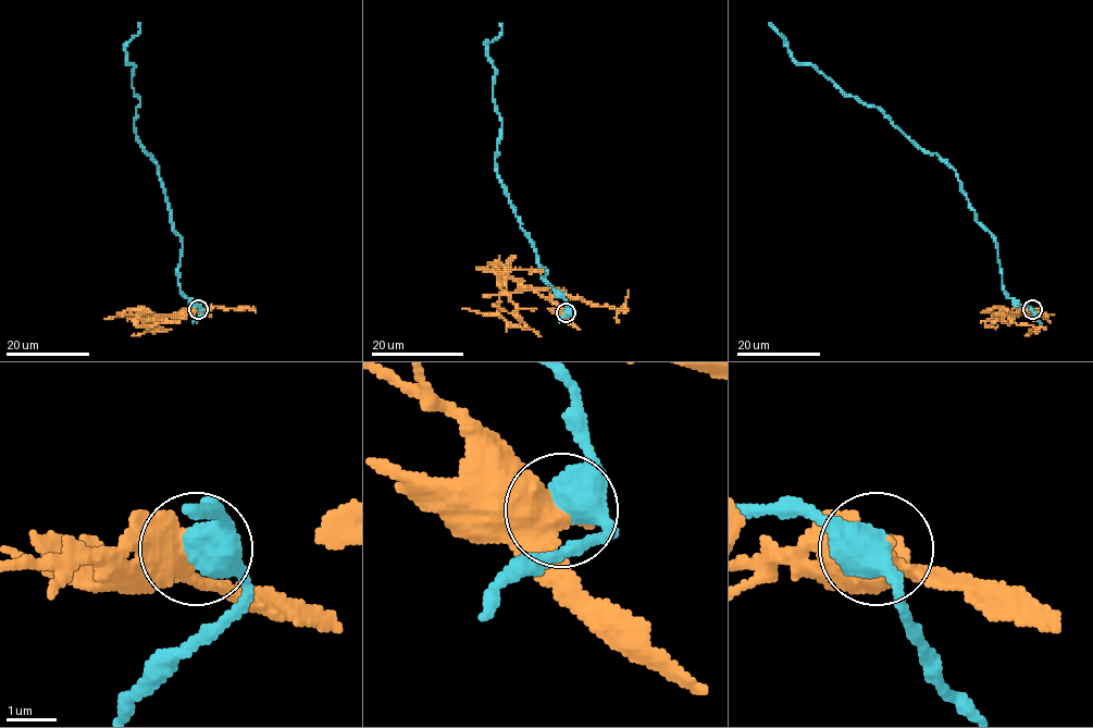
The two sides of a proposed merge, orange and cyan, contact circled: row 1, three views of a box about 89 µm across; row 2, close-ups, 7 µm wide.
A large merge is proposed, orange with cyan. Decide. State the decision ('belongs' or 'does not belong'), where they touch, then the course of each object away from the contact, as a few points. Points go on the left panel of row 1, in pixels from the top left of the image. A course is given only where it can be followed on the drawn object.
does not belong; place (198, 309); course orange (198, 309), (163, 316), (159, 320), (145, 319), (143, 323), (153, 324), (154, 332), (131, 336); course cyan (199, 309), (179, 287), (182, 239), (158, 165), (135, 134), (139, 99), (124, 47), (138, 22)

